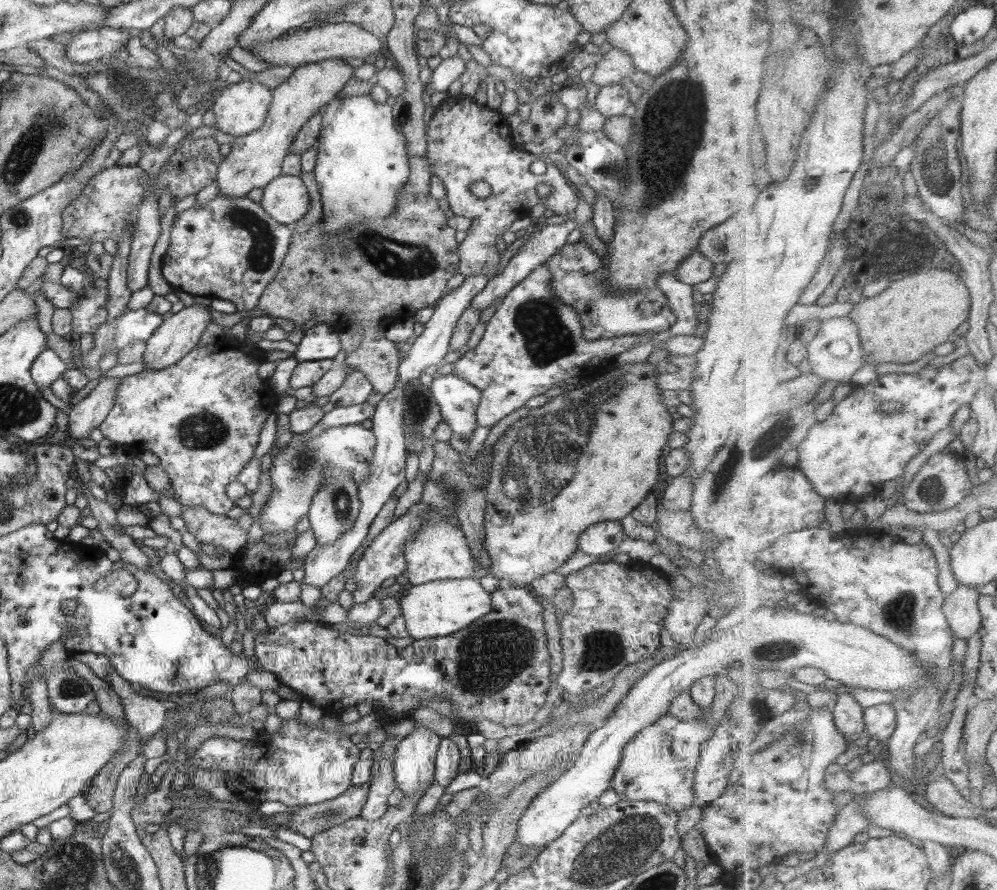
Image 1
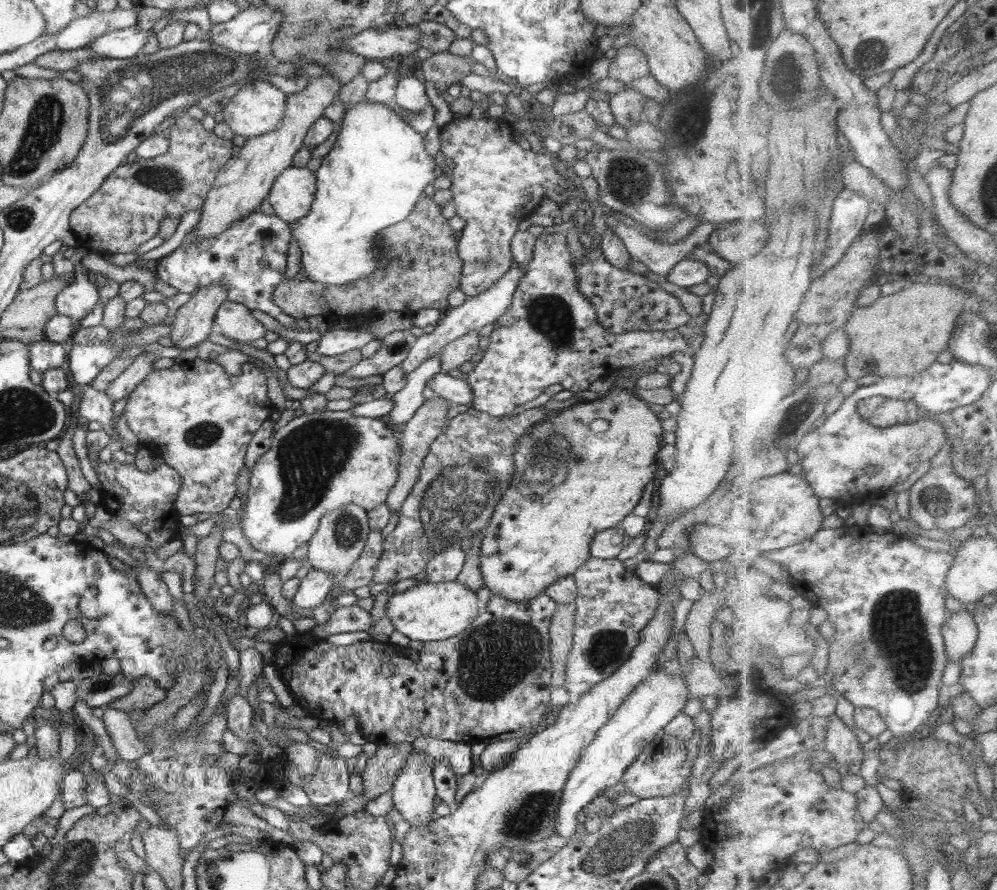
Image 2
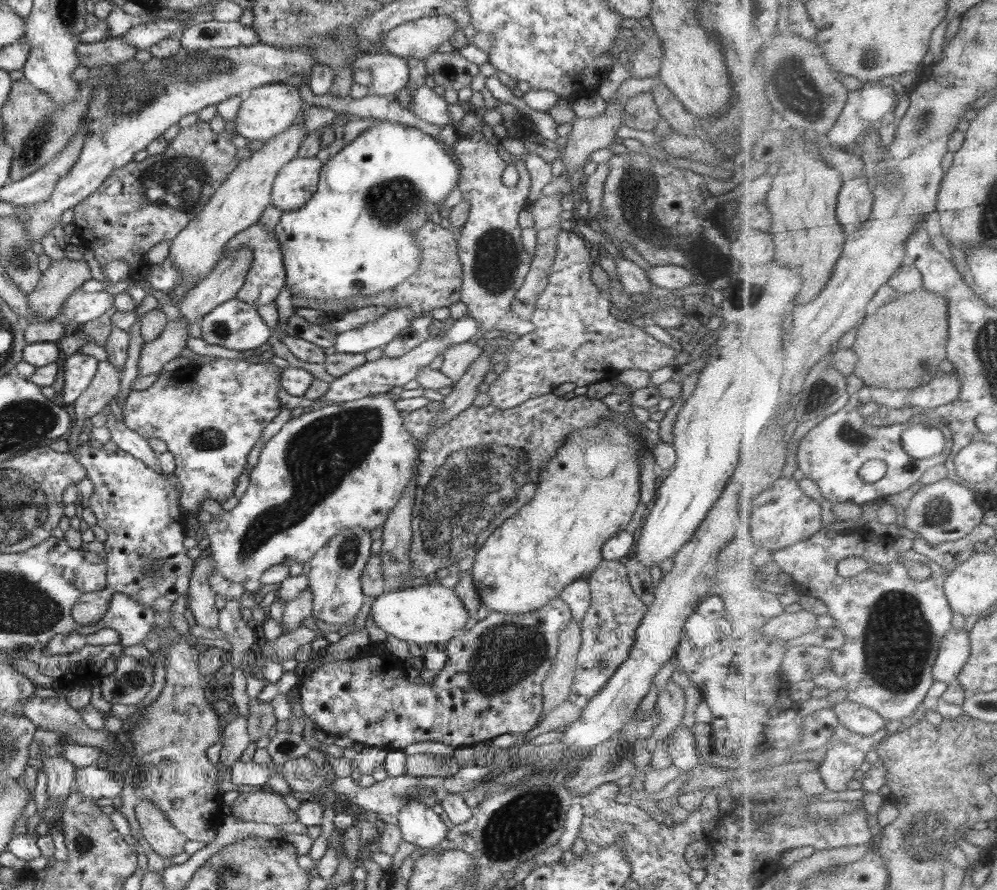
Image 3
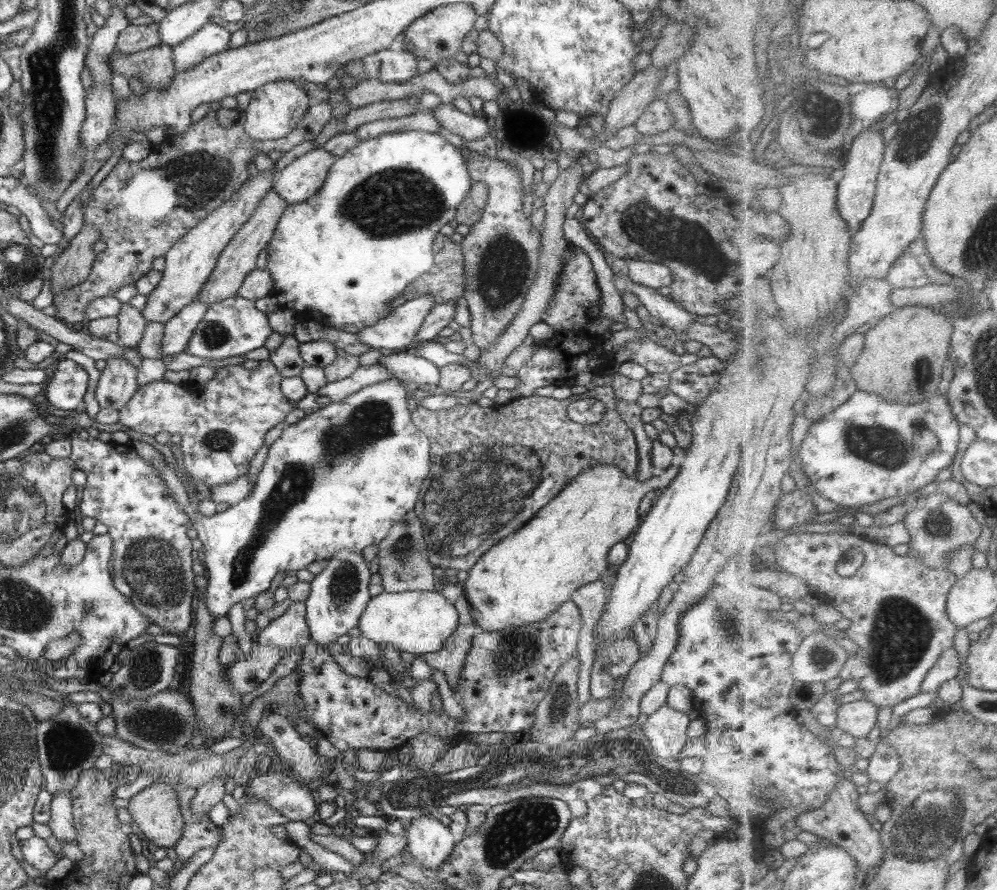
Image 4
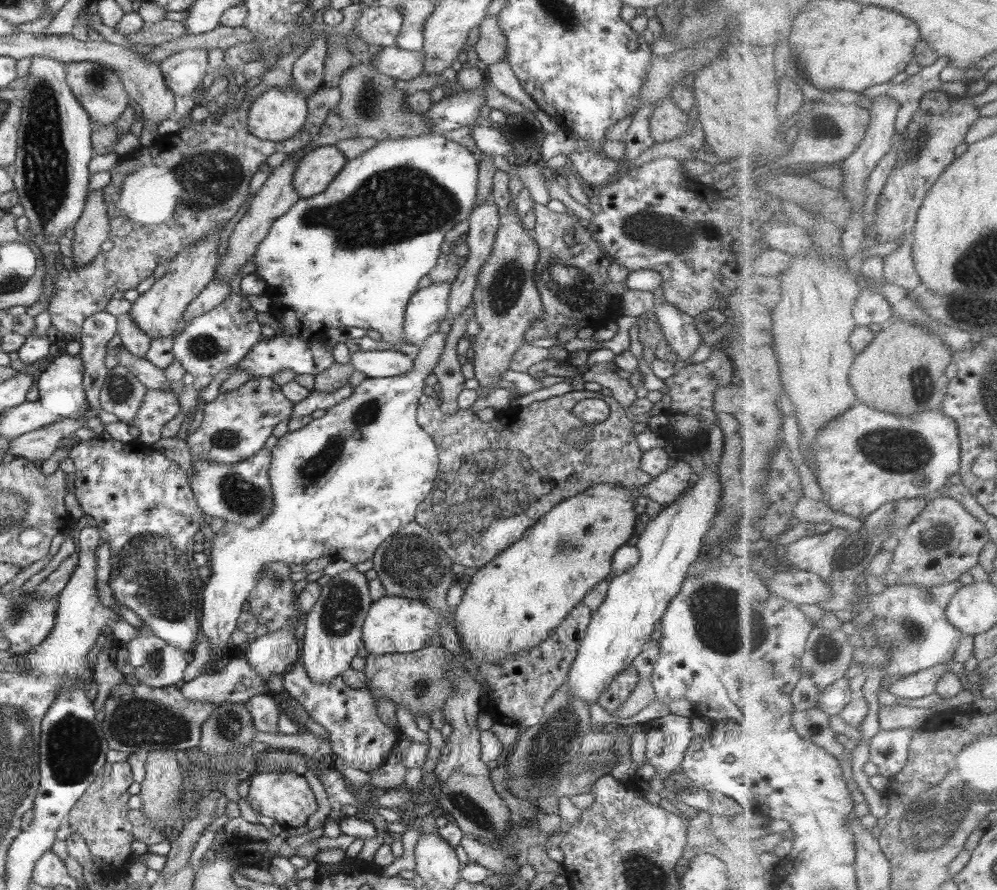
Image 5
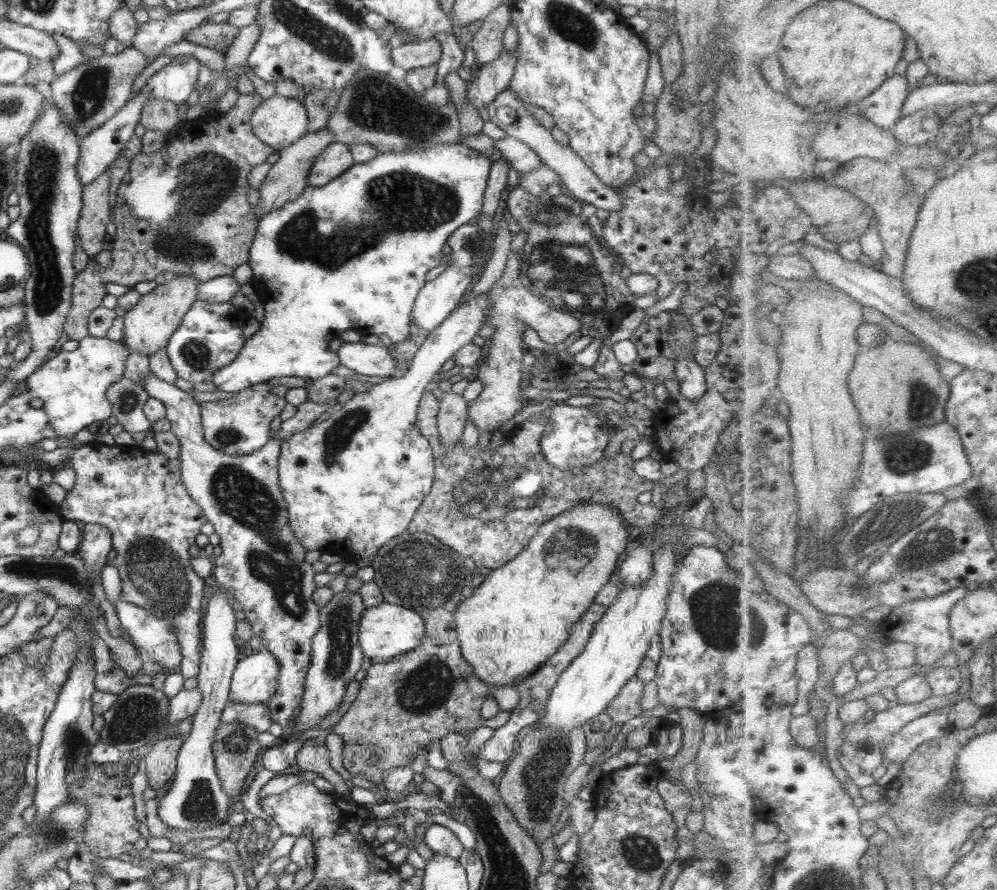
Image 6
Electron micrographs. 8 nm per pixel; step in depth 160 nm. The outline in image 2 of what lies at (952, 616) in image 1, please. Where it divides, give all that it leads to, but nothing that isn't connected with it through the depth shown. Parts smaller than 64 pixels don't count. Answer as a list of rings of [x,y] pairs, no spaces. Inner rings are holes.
[[[961,609],[946,623],[945,638],[949,644],[949,662],[962,663],[980,640],[981,631],[975,615]]]

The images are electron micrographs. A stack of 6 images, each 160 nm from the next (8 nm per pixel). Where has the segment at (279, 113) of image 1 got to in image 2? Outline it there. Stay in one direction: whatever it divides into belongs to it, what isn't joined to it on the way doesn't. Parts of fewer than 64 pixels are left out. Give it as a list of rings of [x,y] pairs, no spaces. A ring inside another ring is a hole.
[[[326,73],[320,79],[308,80],[302,92],[286,94],[284,119],[278,128],[262,136],[248,138],[240,152],[222,166],[201,206],[200,219],[195,226],[197,236],[205,238],[220,234],[235,222],[246,218],[247,214],[259,210],[260,203],[267,198],[276,177],[292,165],[294,156],[304,146],[306,133],[323,116],[325,108],[338,98],[341,88],[338,79]]]

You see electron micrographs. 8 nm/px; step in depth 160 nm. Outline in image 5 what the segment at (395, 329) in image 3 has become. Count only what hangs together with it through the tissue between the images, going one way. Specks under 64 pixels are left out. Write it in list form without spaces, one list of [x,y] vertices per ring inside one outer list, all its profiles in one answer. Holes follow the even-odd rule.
[[[444,282],[431,284],[412,296],[405,310],[404,342],[421,346],[431,334],[438,332],[449,311],[450,286]]]

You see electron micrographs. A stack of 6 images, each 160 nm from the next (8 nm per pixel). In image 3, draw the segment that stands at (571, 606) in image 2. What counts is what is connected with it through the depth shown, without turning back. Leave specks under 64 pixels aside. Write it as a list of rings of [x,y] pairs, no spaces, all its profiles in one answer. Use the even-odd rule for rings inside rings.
[[[575,620],[558,635],[558,652],[543,682],[543,714],[568,700],[573,691],[577,654],[581,646],[580,625]]]

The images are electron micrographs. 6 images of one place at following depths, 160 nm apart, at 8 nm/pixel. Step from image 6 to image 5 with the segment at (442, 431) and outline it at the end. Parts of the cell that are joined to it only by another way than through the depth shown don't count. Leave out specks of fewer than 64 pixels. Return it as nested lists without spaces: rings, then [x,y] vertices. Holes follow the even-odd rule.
[[[474,301],[466,309],[460,312],[447,333],[446,344],[438,364],[434,367],[433,373],[437,376],[440,384],[439,396],[442,398],[439,409],[444,414],[454,414],[461,408],[458,407],[458,394],[464,390],[465,378],[460,370],[460,361],[457,353],[458,341],[466,336],[467,322],[475,317]]]

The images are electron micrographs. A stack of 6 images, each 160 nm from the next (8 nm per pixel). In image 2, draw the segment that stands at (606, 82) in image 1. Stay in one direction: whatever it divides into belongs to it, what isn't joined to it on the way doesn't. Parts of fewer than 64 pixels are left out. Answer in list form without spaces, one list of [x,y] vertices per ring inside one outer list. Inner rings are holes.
[[[627,45],[619,51],[611,53],[608,78],[618,80],[625,86],[636,80],[650,75],[648,58],[636,46]]]

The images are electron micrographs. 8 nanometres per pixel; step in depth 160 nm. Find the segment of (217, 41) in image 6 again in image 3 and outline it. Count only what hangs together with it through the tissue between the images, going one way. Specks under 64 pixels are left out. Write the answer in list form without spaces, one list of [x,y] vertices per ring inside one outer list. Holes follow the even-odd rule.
[[[120,38],[104,39],[92,44],[80,44],[76,47],[76,56],[80,66],[89,69],[102,67],[106,64],[113,66],[134,59],[137,53],[134,46],[128,46]]]

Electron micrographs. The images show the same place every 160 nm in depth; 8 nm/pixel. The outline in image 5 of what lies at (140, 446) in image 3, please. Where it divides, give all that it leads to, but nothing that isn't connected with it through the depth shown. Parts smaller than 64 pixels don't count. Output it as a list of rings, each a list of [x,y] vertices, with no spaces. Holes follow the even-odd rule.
[[[444,332],[431,334],[421,345],[419,353],[414,356],[415,365],[410,372],[390,378],[366,377],[358,386],[354,387],[353,393],[346,400],[340,401],[336,406],[331,406],[327,410],[326,415],[312,419],[304,428],[294,432],[288,431],[278,439],[278,443],[271,450],[271,467],[268,469],[268,482],[270,482],[270,490],[272,490],[272,511],[270,511],[270,515],[262,523],[258,523],[254,529],[244,529],[238,523],[226,523],[221,531],[214,534],[211,542],[208,565],[212,575],[206,580],[204,591],[202,592],[202,621],[199,622],[201,635],[208,637],[208,643],[210,643],[211,659],[204,668],[206,672],[217,672],[219,670],[218,666],[226,660],[228,649],[232,646],[230,644],[230,636],[237,630],[237,620],[240,614],[242,614],[242,604],[246,602],[250,591],[256,586],[260,574],[264,570],[268,570],[268,564],[284,562],[284,564],[292,567],[294,565],[307,564],[314,559],[332,558],[333,560],[343,560],[357,565],[358,563],[372,560],[382,542],[385,542],[386,539],[398,532],[402,526],[415,520],[417,507],[421,502],[424,502],[425,497],[433,490],[439,471],[437,444],[417,421],[418,401],[421,395],[428,391],[424,382],[426,382],[426,377],[433,372],[434,367],[442,356],[446,337],[447,334]]]

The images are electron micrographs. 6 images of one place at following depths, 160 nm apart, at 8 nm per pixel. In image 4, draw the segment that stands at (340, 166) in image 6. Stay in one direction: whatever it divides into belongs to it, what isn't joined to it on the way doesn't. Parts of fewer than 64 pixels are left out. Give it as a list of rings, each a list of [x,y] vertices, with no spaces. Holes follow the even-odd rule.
[[[316,148],[277,173],[272,190],[288,204],[304,202],[320,190],[334,160],[330,152]]]

